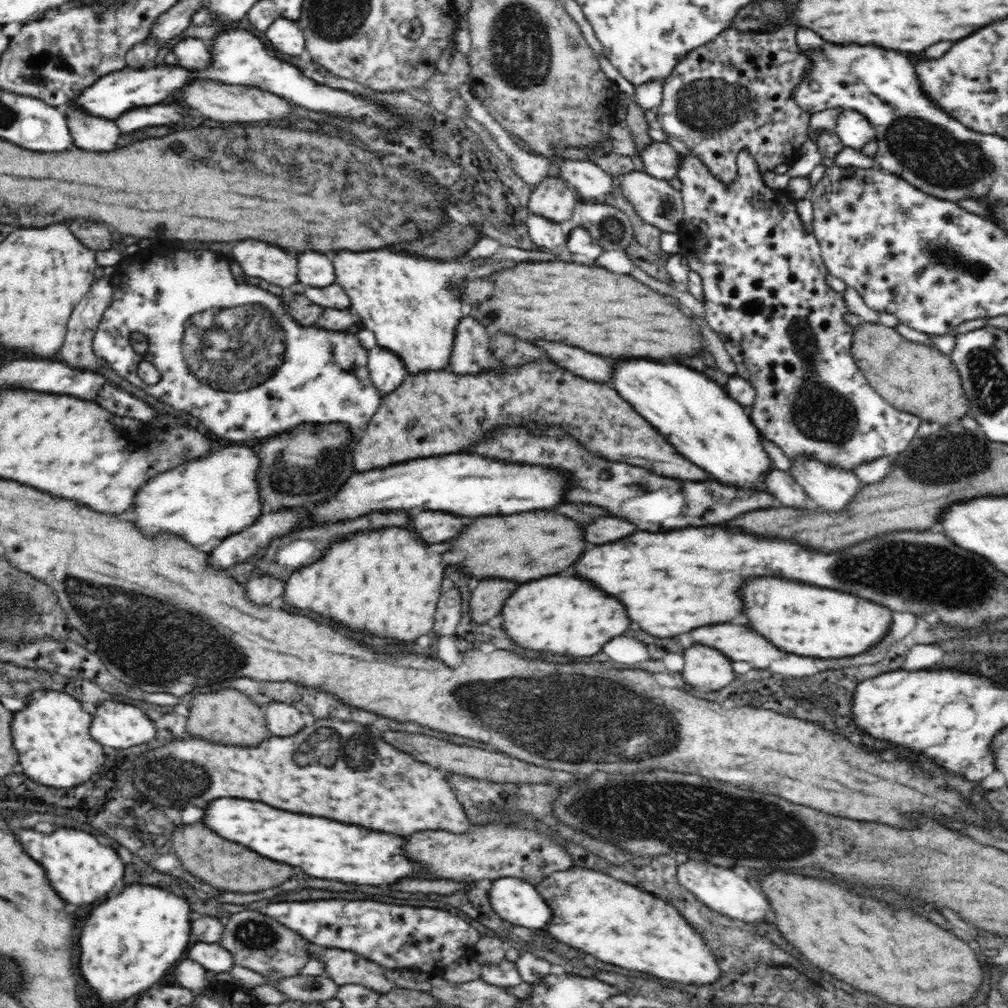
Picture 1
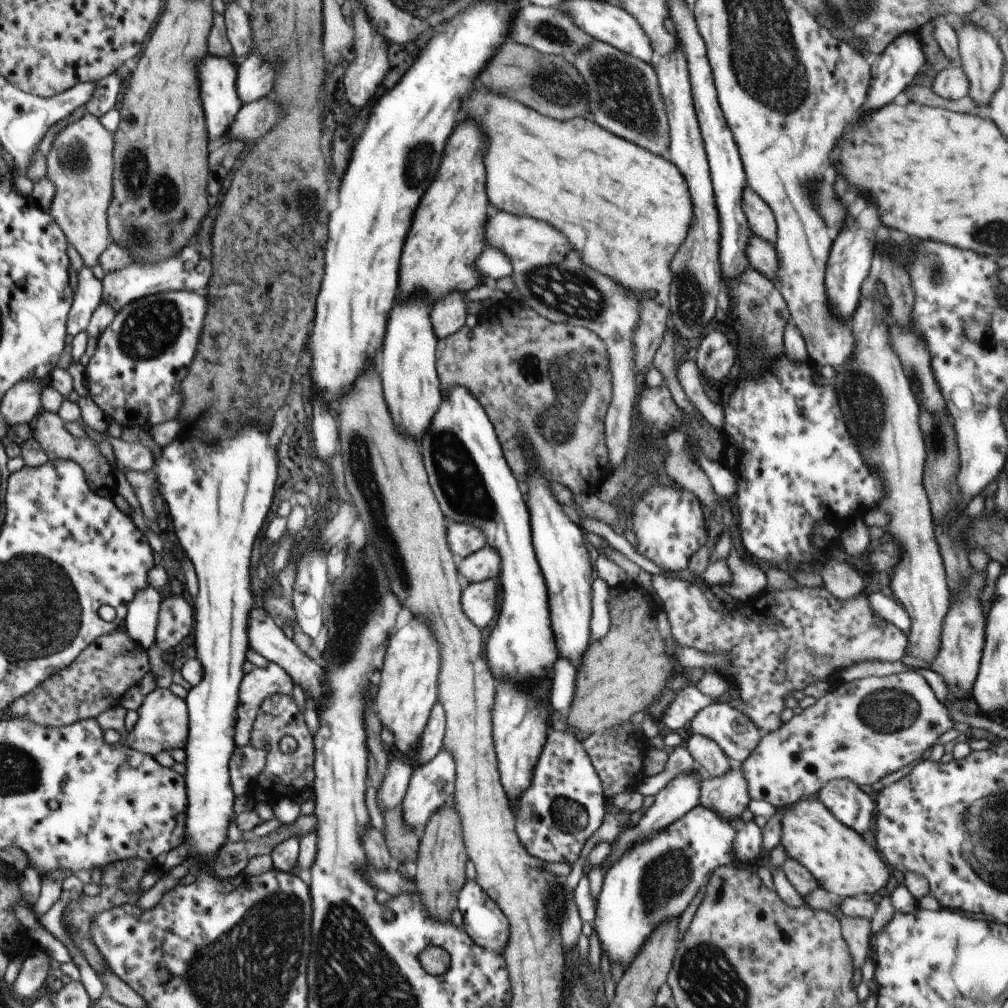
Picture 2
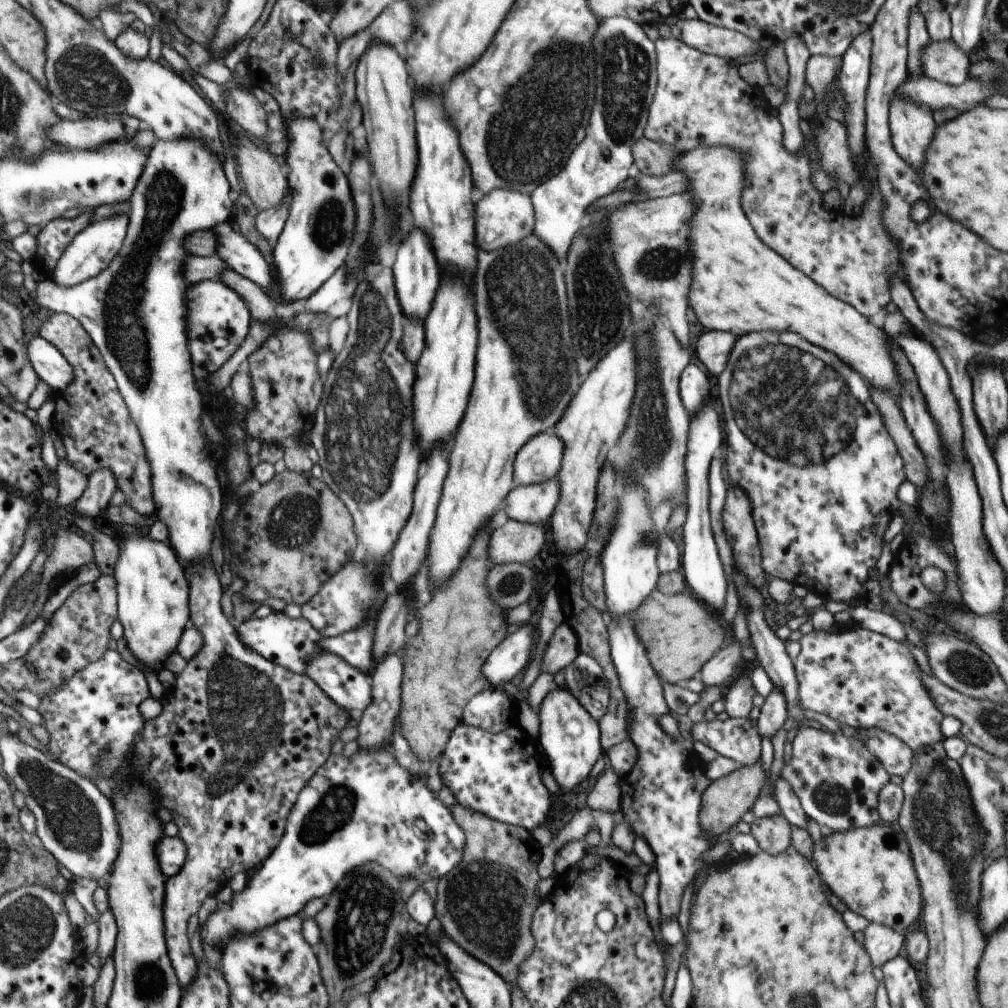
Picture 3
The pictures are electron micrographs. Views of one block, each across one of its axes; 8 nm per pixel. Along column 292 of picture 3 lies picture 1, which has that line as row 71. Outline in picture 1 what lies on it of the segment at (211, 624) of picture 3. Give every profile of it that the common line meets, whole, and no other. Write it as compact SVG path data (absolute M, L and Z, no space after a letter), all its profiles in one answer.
M792 22L786 28L772 33L752 32L750 34L750 32L738 32L738 30L734 30L734 27L724 29L714 40L707 42L704 46L700 46L700 48L696 48L696 50L692 50L690 54L686 54L684 60L678 60L678 64L674 66L674 70L662 80L662 89L664 89L664 92L662 92L662 102L653 111L656 118L655 125L660 127L670 137L682 141L690 151L697 154L697 157L703 164L710 169L710 173L724 184L736 180L736 177L740 173L741 156L746 151L754 158L761 173L767 170L772 171L780 165L790 166L799 157L799 151L804 142L809 139L809 120L812 114L802 110L793 99L794 89L797 84L800 84L801 80L804 80L805 72L808 69L811 69L811 60L798 47L796 43L796 26Z

